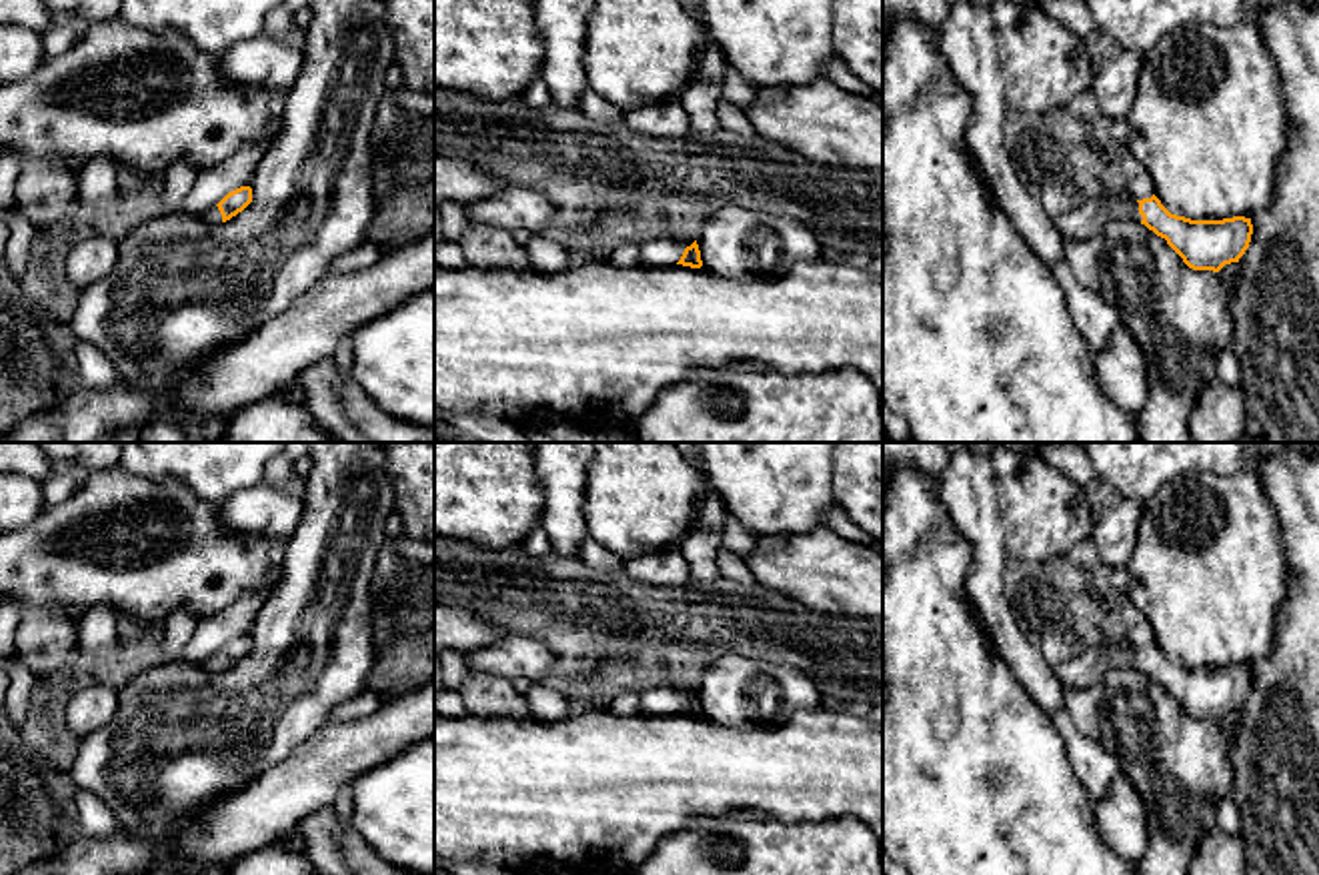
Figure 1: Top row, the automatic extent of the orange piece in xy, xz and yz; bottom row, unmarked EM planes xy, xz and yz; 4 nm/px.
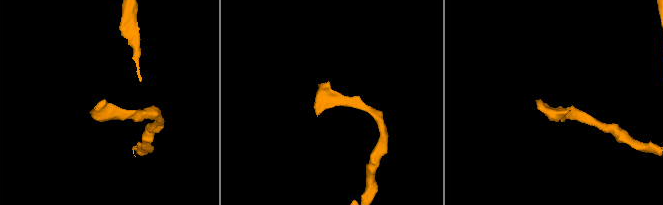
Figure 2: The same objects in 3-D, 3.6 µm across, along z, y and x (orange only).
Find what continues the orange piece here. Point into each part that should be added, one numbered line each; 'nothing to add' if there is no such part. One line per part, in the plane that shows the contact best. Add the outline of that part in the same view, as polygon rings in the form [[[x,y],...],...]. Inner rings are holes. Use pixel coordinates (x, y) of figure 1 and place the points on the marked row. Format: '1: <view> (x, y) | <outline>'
1: yz (1089, 219) | [[[1121,190],[1109,198],[1087,198],[1081,206],[1059,214],[1053,224],[1059,236],[1067,240],[1097,236],[1111,220],[1143,220],[1139,202]]]

